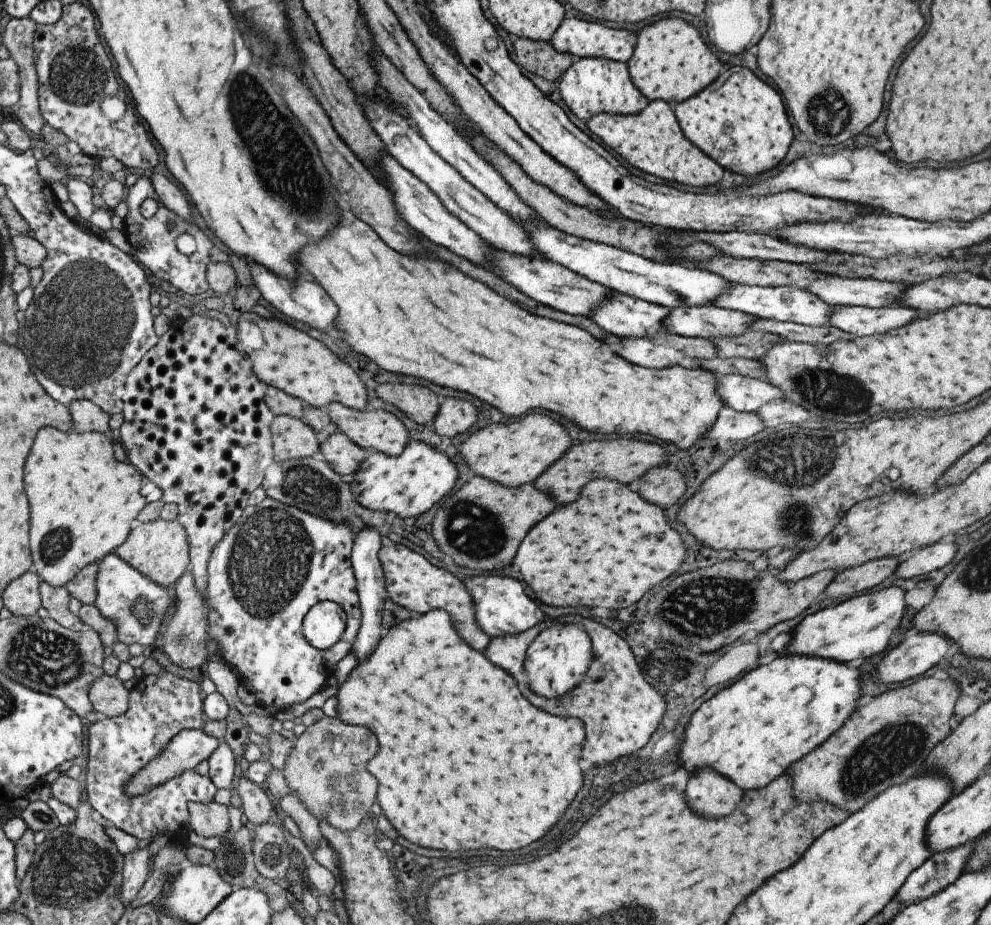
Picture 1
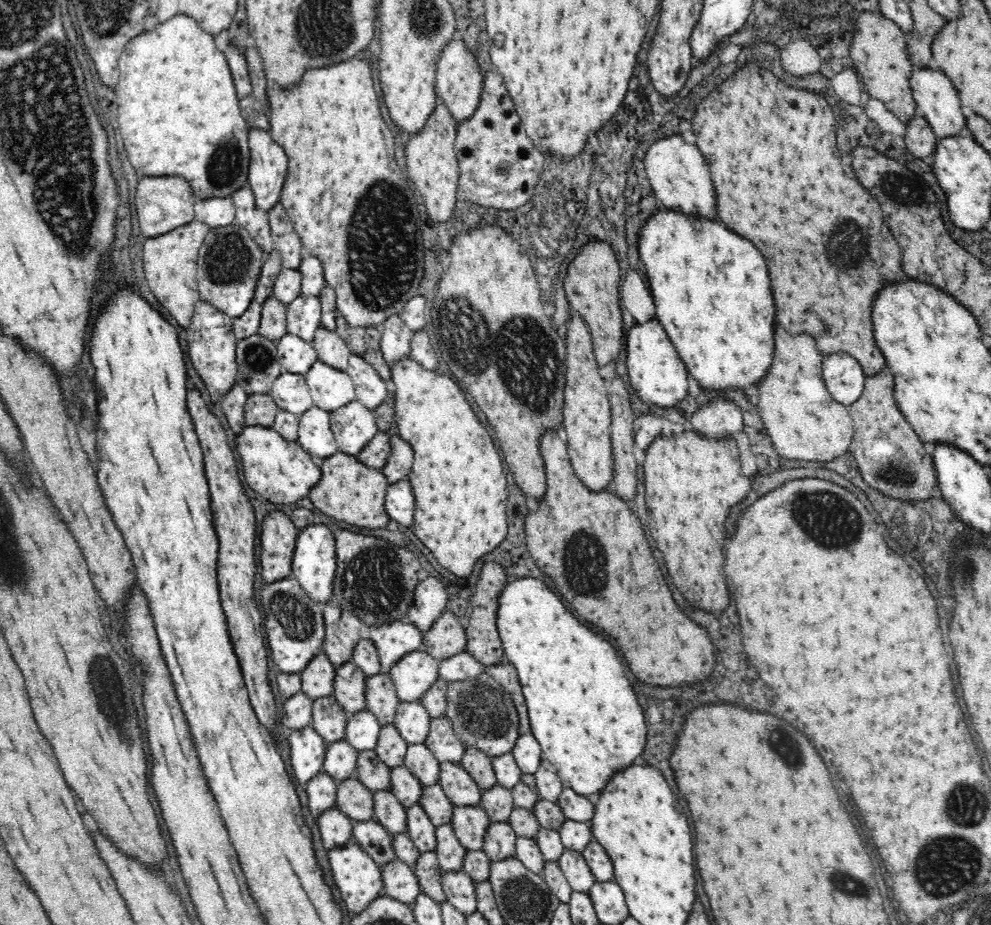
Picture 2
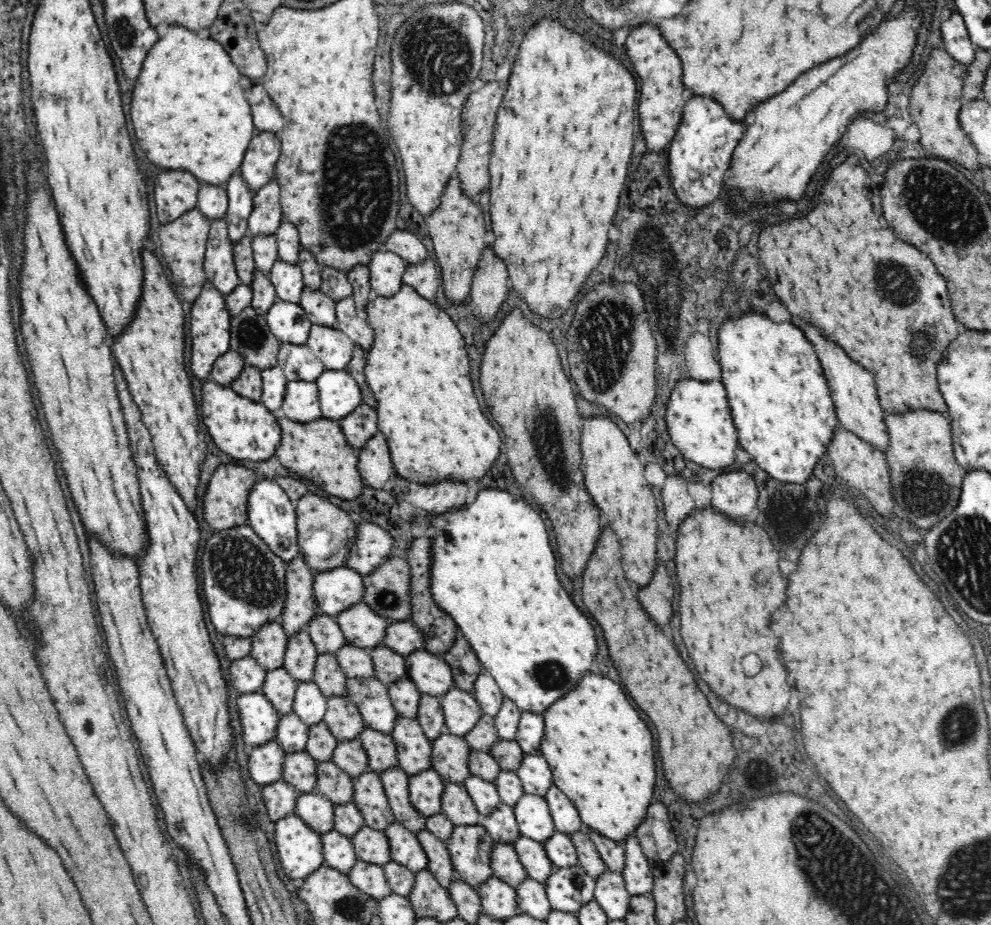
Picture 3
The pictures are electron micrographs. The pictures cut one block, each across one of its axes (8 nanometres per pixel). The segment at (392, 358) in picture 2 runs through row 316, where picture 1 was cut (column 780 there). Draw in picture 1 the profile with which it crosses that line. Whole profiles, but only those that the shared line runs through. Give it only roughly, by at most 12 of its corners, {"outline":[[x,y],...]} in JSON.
{"outline":[[723,375],[726,406],[756,413],[784,393],[766,379]]}

